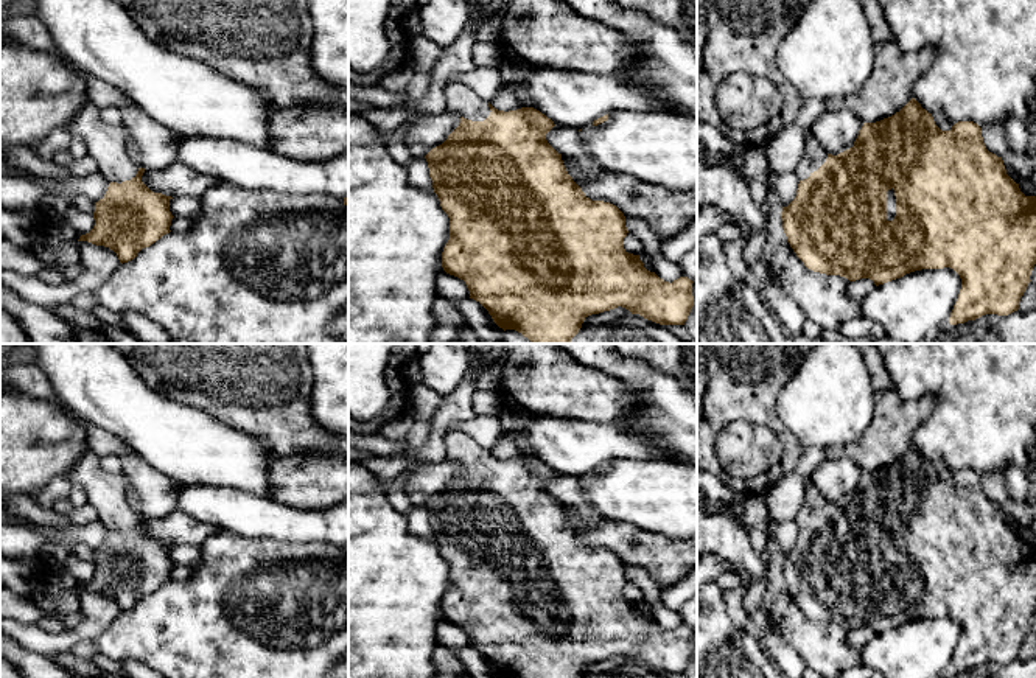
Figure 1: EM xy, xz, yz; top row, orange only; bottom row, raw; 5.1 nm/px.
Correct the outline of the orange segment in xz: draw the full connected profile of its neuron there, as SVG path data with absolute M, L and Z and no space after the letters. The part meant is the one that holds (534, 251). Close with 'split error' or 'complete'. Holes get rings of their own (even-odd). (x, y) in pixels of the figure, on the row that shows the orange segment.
M445 82L446 112L460 117L448 138L426 156L429 177L442 210L450 218L450 239L442 252L446 274L465 281L470 299L479 302L493 322L515 330L532 344L569 344L591 314L622 306L660 325L684 325L694 306L692 280L672 283L644 267L639 255L624 249L624 213L613 204L591 201L568 174L562 154L546 140L555 126L534 107L498 110L460 82Z; split error

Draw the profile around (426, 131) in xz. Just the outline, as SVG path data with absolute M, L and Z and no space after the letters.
M453 112L418 115L404 132L404 143L414 157L425 157L442 145L459 126L460 117Z

